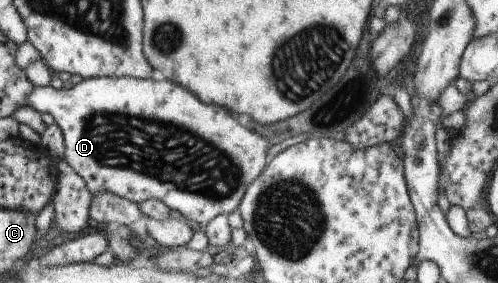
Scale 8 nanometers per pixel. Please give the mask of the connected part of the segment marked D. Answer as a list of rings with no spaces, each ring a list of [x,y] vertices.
[[[102,76],[83,79],[68,89],[34,85],[32,92],[26,96],[24,105],[39,113],[48,112],[53,123],[61,128],[63,159],[68,168],[72,168],[86,184],[89,200],[98,192],[108,192],[137,205],[144,200],[157,200],[166,208],[196,222],[201,228],[215,216],[227,215],[236,210],[248,185],[267,163],[266,150],[271,145],[258,132],[252,134],[250,130],[242,128],[224,108],[202,104],[182,86],[166,80],[158,84],[150,78]]]

